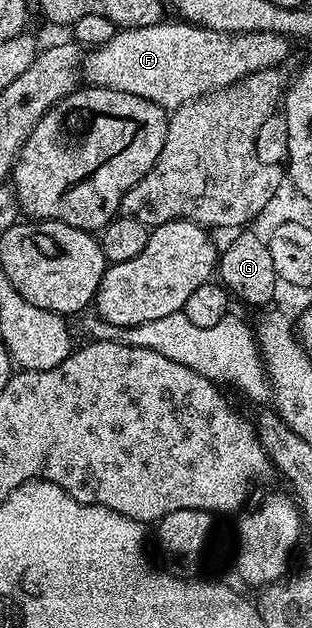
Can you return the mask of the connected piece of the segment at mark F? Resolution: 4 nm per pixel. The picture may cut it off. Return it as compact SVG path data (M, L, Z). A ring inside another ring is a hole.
M159 22L143 28L115 31L111 40L104 42L98 48L89 49L85 53L80 69L85 83L95 88L111 88L128 94L136 94L136 98L144 98L156 106L173 110L196 98L215 92L218 88L226 88L229 84L235 84L248 74L281 65L283 63L281 60L290 52L291 41L280 34L217 32L185 22L166 23Z

